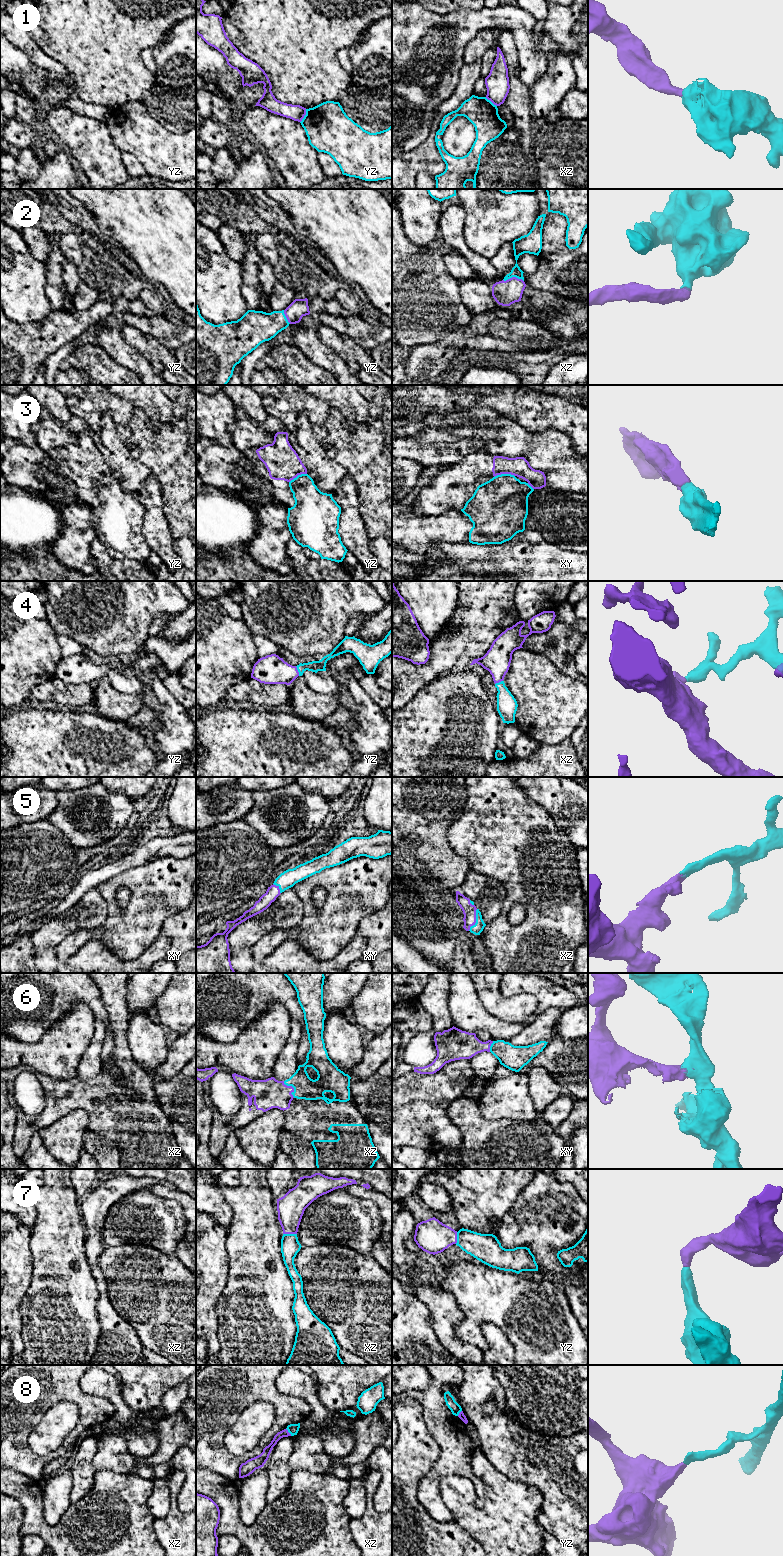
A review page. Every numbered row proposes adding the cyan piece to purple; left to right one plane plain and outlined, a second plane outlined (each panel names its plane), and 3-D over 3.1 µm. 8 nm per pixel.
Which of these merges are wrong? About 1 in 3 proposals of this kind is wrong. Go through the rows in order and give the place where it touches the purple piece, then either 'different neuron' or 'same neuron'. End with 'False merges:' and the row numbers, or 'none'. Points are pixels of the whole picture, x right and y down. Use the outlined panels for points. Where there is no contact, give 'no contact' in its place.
1: yz (304, 115) | different neuron
2: xz (513, 277) | same neuron
3: xy (504, 473) | different neuron
4: yz (297, 671) | same neuron
5: xz (475, 920) | same neuron
6: xz (292, 1087) | same neuron
7: xz (290, 1233) | same neuron
8: xz (288, 1432) | different neuron
False merges: 1, 3, 8

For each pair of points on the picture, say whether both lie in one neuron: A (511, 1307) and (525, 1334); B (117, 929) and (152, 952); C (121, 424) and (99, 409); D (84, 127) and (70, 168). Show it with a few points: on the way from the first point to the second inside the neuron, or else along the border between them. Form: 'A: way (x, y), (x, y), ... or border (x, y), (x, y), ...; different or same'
A: way (518, 1314), (525, 1321), (525, 1327); same
B: border (161, 933), (137, 957), (126, 960); different
C: way (119, 417), (110, 408), (106, 408); same
D: border (65, 148), (81, 171); different

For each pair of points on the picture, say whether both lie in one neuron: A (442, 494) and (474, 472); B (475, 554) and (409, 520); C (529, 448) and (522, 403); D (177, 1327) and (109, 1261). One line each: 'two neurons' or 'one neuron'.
A: one neuron
B: two neurons
C: two neurons
D: one neuron

